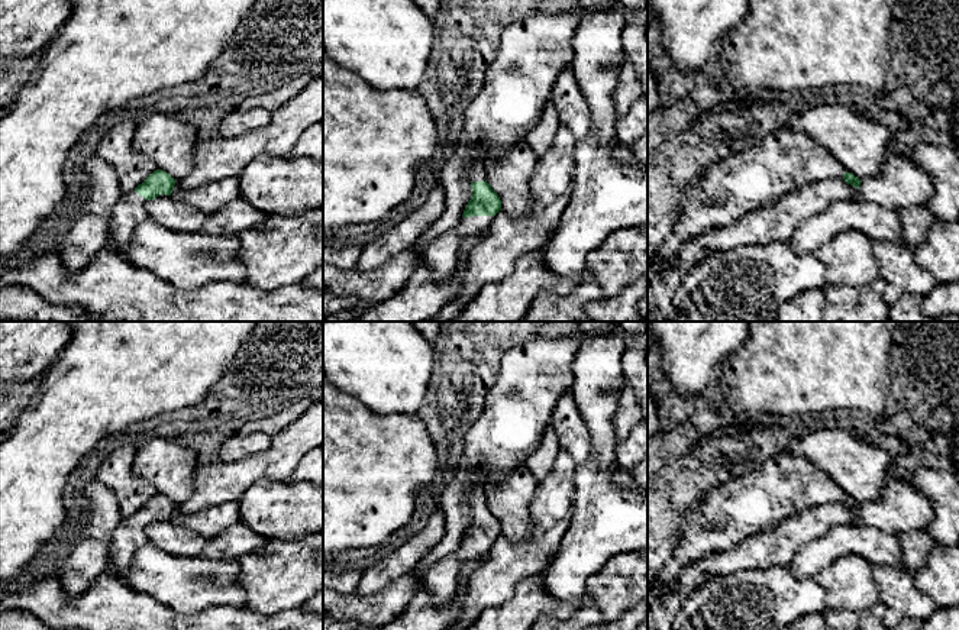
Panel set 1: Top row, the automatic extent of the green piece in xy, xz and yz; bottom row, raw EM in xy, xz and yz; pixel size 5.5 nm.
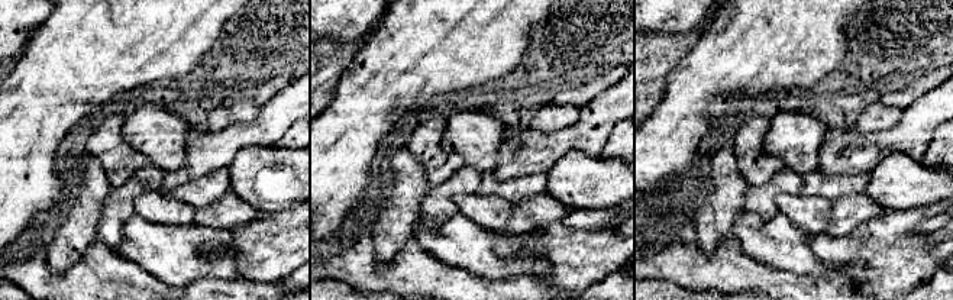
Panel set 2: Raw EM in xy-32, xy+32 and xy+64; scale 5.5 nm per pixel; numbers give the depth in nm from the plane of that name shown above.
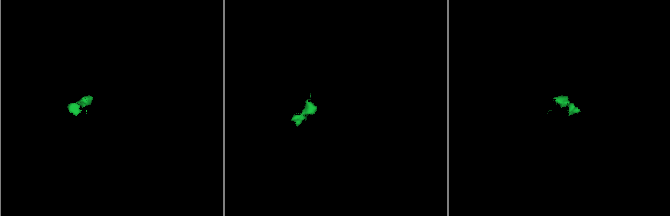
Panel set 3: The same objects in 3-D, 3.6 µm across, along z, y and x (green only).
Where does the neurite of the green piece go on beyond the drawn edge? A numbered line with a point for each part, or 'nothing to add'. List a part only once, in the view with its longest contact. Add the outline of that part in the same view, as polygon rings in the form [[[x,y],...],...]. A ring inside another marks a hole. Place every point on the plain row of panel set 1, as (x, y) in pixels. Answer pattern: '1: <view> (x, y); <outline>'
1: xz (477, 497); [[[475,487],[469,495],[469,504],[472,507],[477,505],[485,505],[487,500],[485,500],[485,490],[482,487]]]
2: xz (441, 580); [[[493,540],[462,542],[456,552],[426,572],[422,587],[432,592],[435,605],[443,607],[453,598],[464,563],[487,556],[493,543]]]

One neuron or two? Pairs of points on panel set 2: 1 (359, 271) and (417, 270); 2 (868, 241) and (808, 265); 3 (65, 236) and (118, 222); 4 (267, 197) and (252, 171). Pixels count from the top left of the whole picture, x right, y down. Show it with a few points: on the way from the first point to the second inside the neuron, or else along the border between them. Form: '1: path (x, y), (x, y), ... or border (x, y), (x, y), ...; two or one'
1: path (374, 277), (403, 276); one
2: border (811, 235), (813, 252), (824, 264), (842, 271); two
3: border (107, 194), (103, 203), (97, 238); two
4: path (267, 192), (267, 186), (258, 177); one

